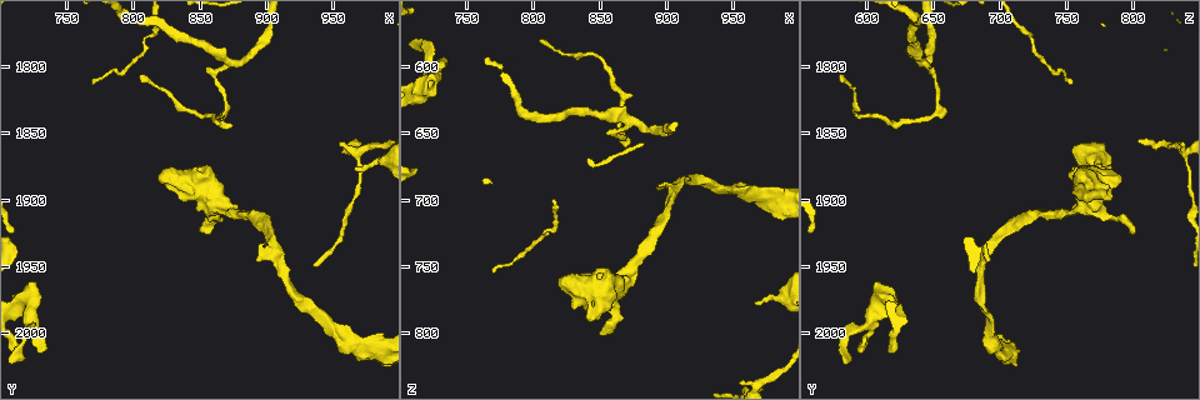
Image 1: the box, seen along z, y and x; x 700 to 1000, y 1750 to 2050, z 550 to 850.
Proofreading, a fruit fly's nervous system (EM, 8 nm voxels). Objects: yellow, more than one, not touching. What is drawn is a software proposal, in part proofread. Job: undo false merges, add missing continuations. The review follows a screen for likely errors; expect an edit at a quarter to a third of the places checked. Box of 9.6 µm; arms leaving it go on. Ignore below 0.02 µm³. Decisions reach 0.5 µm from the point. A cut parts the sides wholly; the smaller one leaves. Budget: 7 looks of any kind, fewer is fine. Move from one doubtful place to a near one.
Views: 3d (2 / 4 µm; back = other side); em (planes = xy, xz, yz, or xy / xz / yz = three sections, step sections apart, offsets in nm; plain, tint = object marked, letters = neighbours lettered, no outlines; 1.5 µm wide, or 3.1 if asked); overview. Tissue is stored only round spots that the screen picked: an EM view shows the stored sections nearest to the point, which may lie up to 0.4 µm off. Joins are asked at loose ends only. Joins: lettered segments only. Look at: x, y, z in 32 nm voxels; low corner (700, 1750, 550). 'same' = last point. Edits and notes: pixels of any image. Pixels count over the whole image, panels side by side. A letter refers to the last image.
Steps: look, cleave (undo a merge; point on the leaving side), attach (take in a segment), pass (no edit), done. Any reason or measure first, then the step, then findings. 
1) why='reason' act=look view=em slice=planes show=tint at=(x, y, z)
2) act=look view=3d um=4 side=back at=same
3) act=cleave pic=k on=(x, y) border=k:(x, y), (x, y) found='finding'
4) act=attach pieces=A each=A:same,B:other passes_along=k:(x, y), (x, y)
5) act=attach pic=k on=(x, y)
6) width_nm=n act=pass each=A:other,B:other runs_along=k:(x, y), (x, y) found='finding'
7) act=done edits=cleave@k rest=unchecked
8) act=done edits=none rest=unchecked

why='free end' act=look view=em slice=planes show=letters at=(808, 1808, 580)

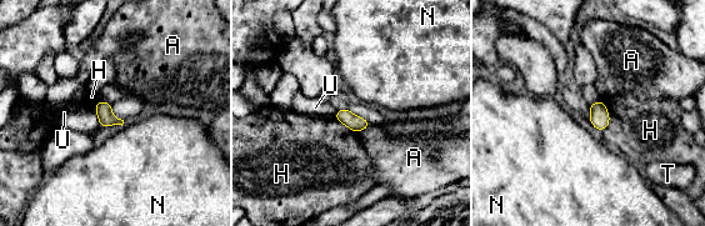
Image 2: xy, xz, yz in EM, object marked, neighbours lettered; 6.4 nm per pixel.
act=pass each=A:other,H:other,N:other,T:other,U:other border=2:(370, 125), (356, 132) found='no lettered segment goes on from it'

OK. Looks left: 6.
why='branch stops here' act=look view=3d um=4 at=(722, 1964, 610)

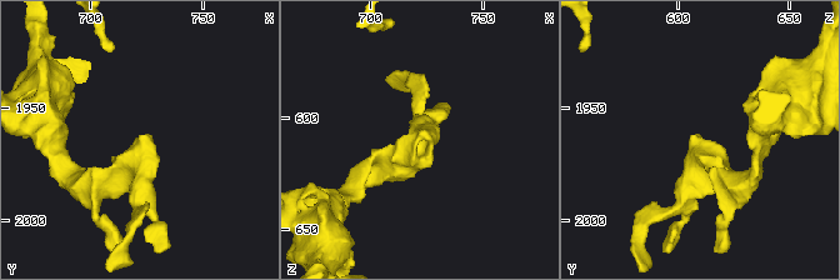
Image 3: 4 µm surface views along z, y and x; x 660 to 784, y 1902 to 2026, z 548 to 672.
why='now the EM' act=look view=em slice=xz step=8 show=letters at=(723, 1963, 609)

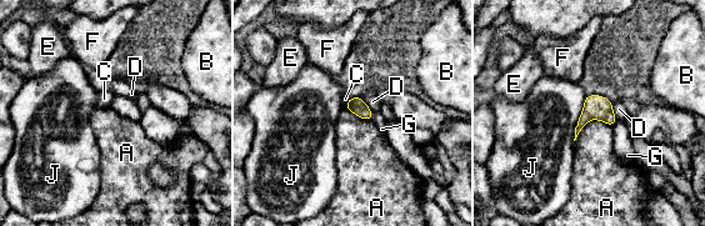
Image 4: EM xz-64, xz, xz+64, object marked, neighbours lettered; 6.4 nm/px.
act=look view=em slice=planes show=letters at=same

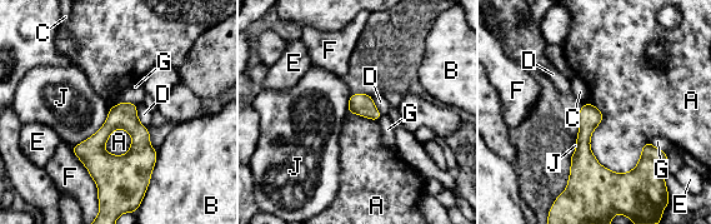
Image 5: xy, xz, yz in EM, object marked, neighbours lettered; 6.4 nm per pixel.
act=pass each=A:other,B:other,C:other,D:other,E:other,F:other,G:other,J:other found='no lettered segment goes on from it'

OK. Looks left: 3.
why='free end' act=look view=3d um=2 at=(854, 1926, 800)

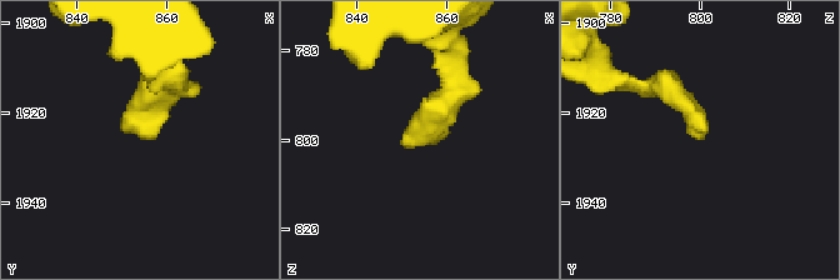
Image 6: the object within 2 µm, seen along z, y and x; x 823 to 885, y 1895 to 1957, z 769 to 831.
why='shape alone is not enough' act=look view=em slice=planes show=letters at=(852, 1924, 801)

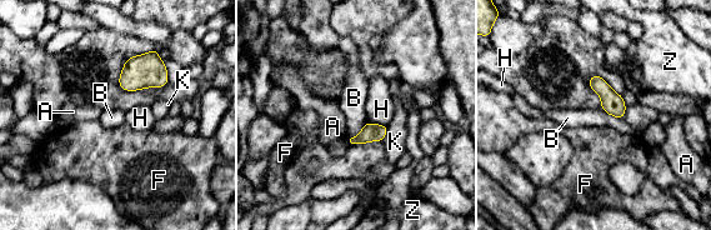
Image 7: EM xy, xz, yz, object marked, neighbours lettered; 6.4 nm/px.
longest_contact=B:190nm act=pass each=A:other,B:other,F:other,H:other,K:other,Z:other found='no lettered segment goes on from it'

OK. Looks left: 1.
act=done edits=none rest=unchecked

